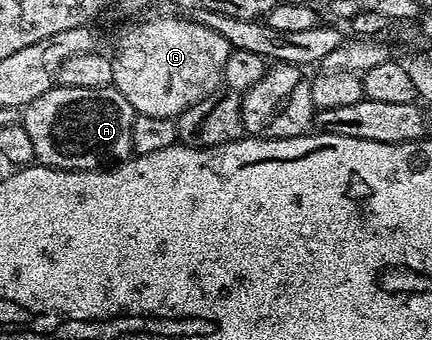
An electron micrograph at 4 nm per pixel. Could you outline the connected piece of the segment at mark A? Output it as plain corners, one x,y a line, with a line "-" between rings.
56,84
21,110
21,124
29,131
35,161
51,169
95,171
132,156
131,136
137,114
114,84
65,87

